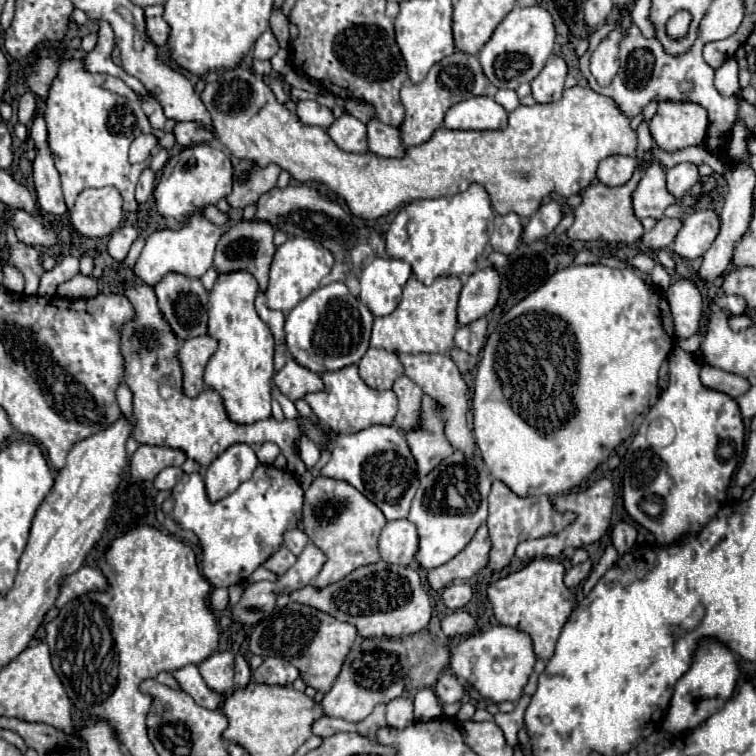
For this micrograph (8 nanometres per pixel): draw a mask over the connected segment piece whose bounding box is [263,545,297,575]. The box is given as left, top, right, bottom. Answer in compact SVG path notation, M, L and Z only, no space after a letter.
M281 545L265 563L263 563L263 567L265 569L269 569L269 571L273 571L275 575L283 575L293 563L295 563L295 555L285 547L285 545Z

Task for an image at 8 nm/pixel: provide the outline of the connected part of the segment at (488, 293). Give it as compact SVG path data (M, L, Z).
M493 267L479 269L473 273L461 289L457 321L459 325L469 325L479 317L485 317L497 303L501 279Z

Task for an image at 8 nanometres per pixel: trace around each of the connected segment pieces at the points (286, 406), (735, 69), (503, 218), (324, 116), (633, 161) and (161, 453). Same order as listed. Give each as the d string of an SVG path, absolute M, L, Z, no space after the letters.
M273 385L273 399L277 399L279 401L279 405L283 407L283 413L285 413L285 417L287 419L301 419L301 415L299 415L299 411L295 409L295 403L293 401L289 401L287 397L283 397L283 393L279 393L279 389Z
M735 57L727 59L715 71L715 87L721 95L733 95L739 91L739 65Z
M515 213L509 215L497 215L495 217L495 233L491 237L491 247L493 251L511 255L517 245L519 245L519 237L523 231L523 223Z
M307 99L307 101L297 101L297 117L303 125L309 125L309 127L323 127L327 129L331 123L333 123L333 113L331 109L319 105L317 101L313 99Z
M613 155L613 157L607 157L599 163L597 179L603 185L619 187L631 179L635 169L637 169L637 157L635 155Z
M139 445L137 451L131 455L131 475L141 481L153 481L155 475L169 467L169 465L183 465L185 453L171 447L153 447L153 445Z

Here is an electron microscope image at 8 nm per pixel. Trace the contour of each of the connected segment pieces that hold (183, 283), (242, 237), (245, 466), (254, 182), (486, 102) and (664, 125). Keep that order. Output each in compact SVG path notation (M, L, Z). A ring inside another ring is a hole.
M169 273L163 281L155 285L155 295L157 295L157 305L159 311L163 313L163 319L169 323L171 331L179 341L187 341L193 337L207 335L207 301L209 293L201 285L199 279L191 279L179 273Z
M239 221L237 225L229 227L223 233L223 237L219 239L213 263L215 263L215 269L219 273L233 273L233 271L251 273L257 279L259 289L265 291L267 289L267 281L269 281L269 265L271 265L273 255L275 255L273 227L263 223L263 221Z
M231 445L221 457L217 457L205 473L205 489L209 501L221 501L229 497L243 481L249 481L259 461L249 445Z
M239 161L235 165L235 177L233 177L233 193L227 197L227 203L231 207L247 207L251 203L257 203L257 199L271 191L277 185L281 169L277 165L257 167L251 161Z
M471 97L451 105L445 113L443 125L447 129L505 129L507 111L493 97Z
M673 101L659 103L657 113L649 121L651 137L657 143L657 147L663 149L665 153L675 153L683 147L701 145L705 139L705 129L707 129L707 111L695 103L673 103Z

